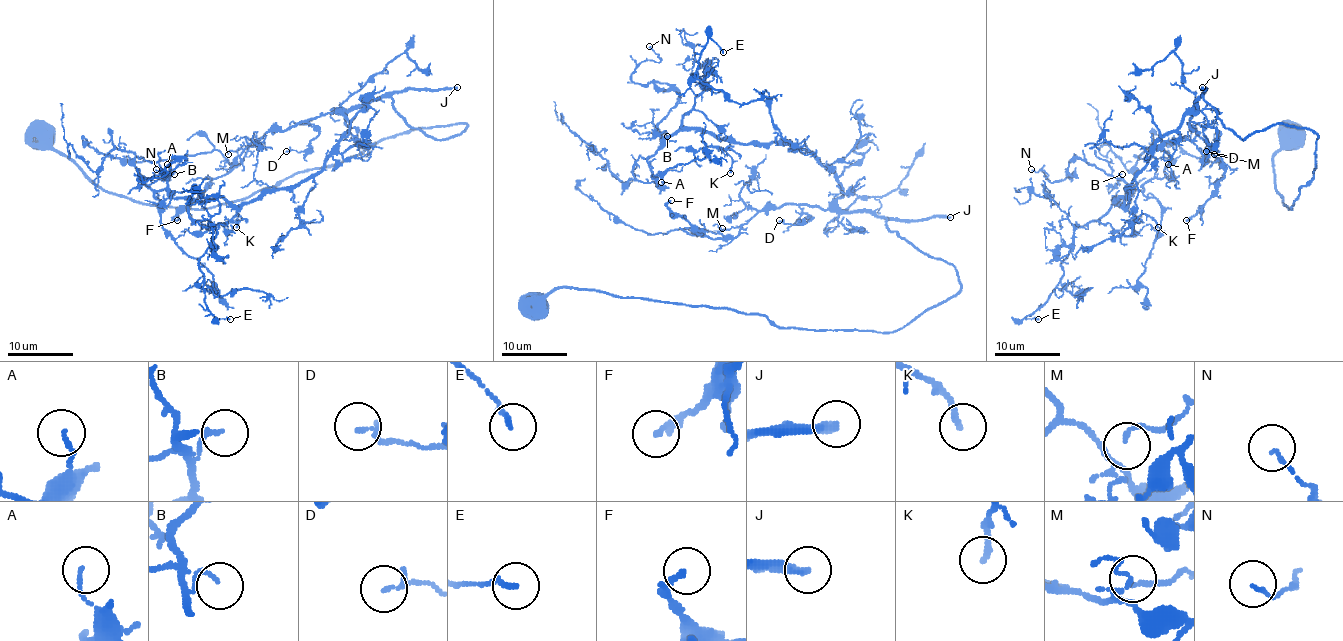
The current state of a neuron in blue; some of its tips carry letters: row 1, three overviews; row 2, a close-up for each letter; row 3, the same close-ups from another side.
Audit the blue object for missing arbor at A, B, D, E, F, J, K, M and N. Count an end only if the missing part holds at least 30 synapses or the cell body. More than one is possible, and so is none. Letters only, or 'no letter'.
J

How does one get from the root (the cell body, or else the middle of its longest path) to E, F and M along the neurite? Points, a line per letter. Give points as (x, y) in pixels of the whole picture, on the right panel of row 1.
E: (1227, 128), (1201, 97), (1156, 143), (1128, 202), (1120, 197), (1074, 228), (1061, 281), (1025, 319), (1038, 319)
F: (1227, 128), (1214, 108), (1201, 97), (1189, 125), (1220, 158), (1224, 176), (1219, 181), (1217, 191), (1186, 220)
M: (1227, 128), (1214, 108), (1201, 97), (1189, 125), (1212, 146), (1214, 154)

